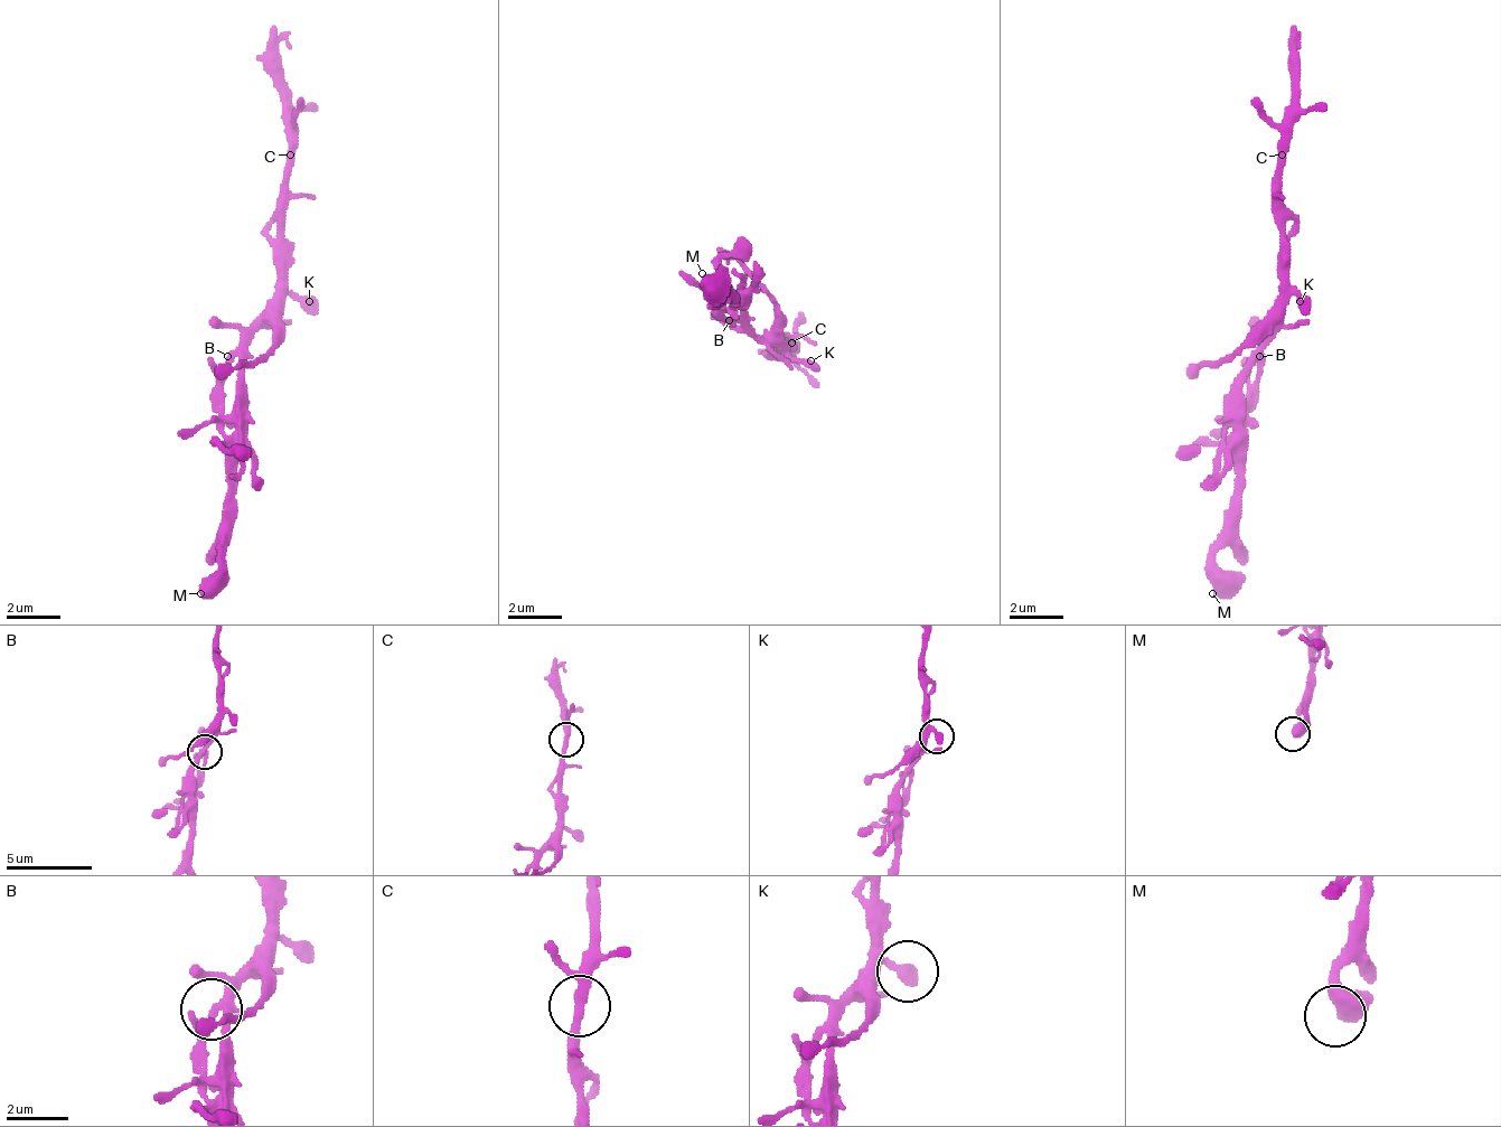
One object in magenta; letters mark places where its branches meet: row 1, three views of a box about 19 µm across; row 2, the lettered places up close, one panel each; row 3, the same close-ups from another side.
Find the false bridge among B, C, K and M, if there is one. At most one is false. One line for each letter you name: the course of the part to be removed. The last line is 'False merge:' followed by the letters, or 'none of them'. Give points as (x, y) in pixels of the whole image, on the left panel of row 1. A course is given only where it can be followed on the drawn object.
False merge: none of them

